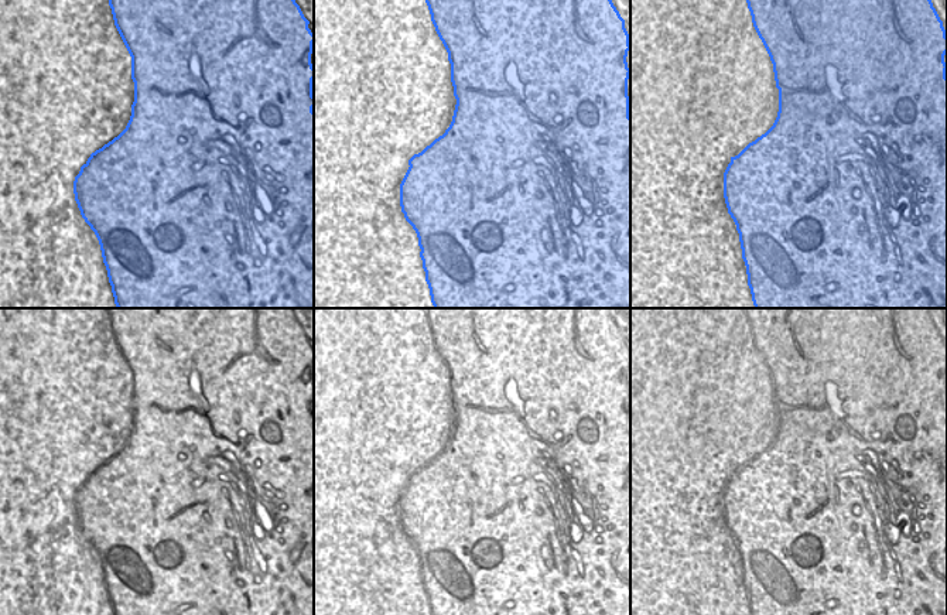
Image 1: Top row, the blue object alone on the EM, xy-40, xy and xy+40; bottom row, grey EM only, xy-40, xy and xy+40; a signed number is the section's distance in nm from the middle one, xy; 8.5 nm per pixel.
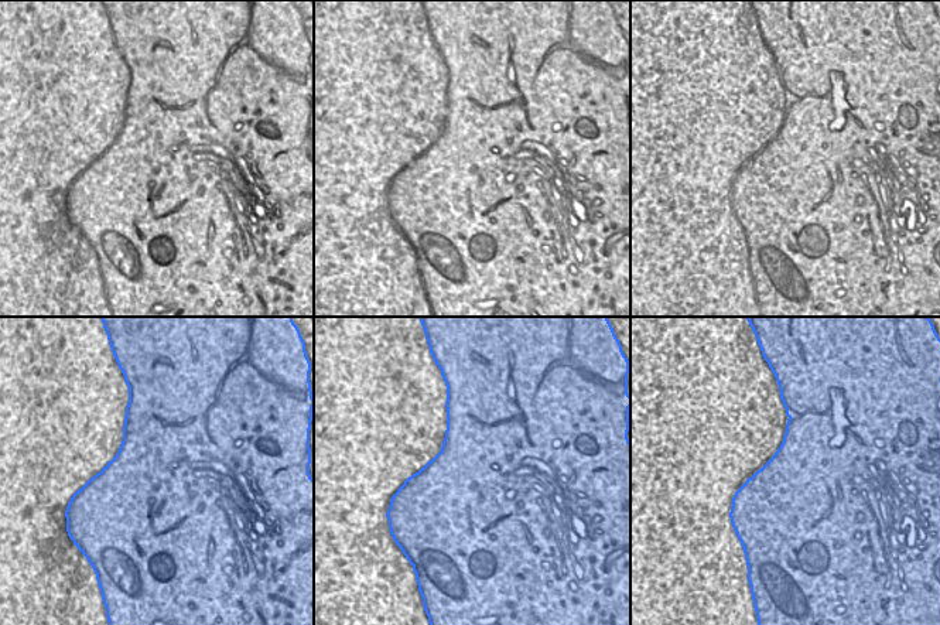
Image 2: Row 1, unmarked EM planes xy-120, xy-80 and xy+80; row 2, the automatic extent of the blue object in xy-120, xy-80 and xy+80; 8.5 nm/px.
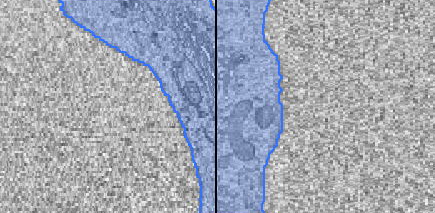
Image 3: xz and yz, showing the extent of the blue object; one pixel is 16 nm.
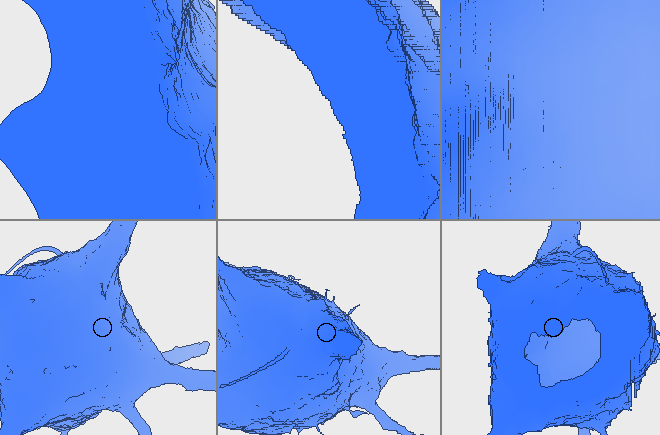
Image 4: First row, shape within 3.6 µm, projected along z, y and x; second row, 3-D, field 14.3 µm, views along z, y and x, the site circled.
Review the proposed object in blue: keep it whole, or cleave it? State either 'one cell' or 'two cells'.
two cells

